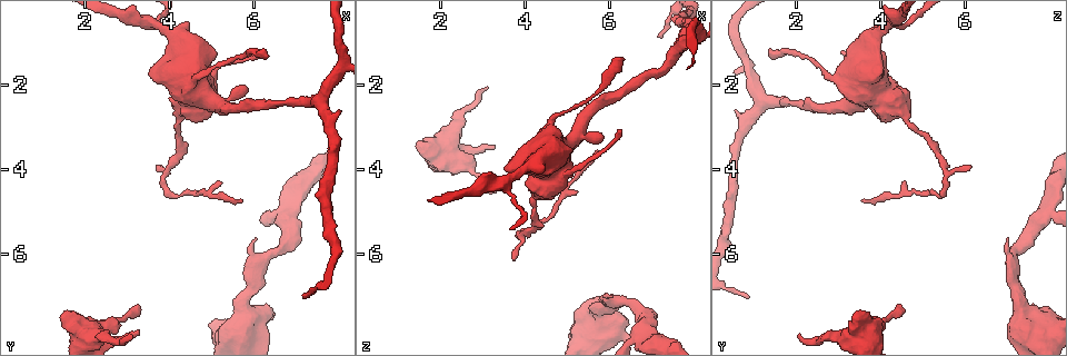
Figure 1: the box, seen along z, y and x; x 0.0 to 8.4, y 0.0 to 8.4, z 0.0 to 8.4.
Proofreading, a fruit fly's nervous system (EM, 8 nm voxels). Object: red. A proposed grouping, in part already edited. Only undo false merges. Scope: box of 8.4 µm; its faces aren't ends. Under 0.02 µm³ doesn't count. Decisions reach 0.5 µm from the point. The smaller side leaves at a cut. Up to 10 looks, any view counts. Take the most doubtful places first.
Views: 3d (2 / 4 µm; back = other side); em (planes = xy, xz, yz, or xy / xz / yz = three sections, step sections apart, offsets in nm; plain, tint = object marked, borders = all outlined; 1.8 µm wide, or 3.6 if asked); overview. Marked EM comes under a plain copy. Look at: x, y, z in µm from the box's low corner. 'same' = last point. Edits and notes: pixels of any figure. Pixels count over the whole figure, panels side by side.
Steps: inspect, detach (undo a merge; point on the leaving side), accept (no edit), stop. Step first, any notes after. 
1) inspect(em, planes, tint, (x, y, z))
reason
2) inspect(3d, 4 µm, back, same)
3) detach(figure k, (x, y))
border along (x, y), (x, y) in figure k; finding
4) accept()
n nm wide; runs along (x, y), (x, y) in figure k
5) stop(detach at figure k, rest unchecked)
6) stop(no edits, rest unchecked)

inspect(em, 3.6 µm, yz, step 8, tint, (3.85, 4.40, 5.55))

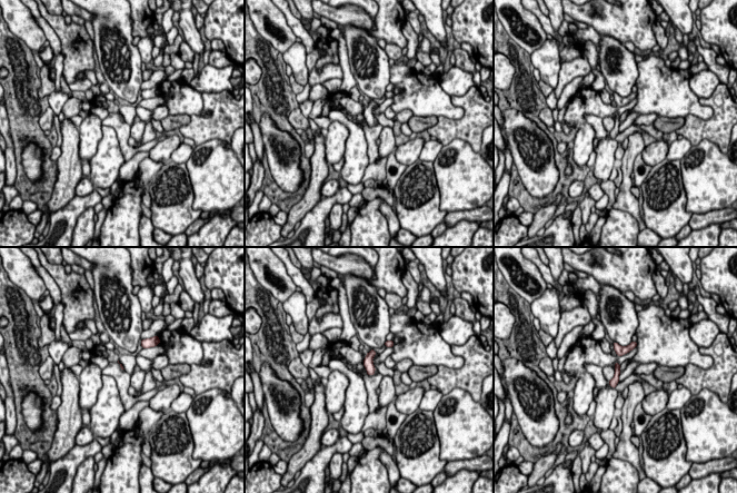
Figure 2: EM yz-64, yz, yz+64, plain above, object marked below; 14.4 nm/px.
inspect(em, 3.6 µm, planes, borders, same)

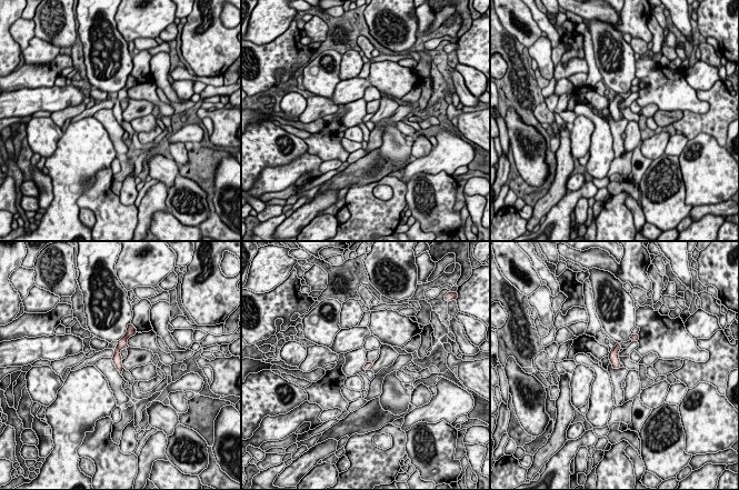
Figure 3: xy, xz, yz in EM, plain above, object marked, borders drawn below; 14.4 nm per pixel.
accept()
runs along (127, 336), (117, 350), (120, 369) in figure 3; all the same neuron

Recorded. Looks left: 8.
inspect(3d, 4 µm, back, (2.25, 7.70, 3.80))
sudden change in width

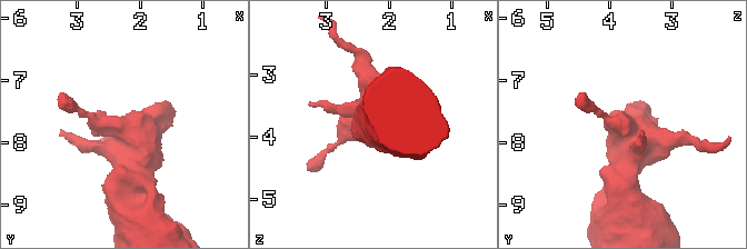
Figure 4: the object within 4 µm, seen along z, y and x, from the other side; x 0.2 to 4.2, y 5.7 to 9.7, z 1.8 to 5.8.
inspect(em, planes, borders, (2.30, 7.75, 3.80))

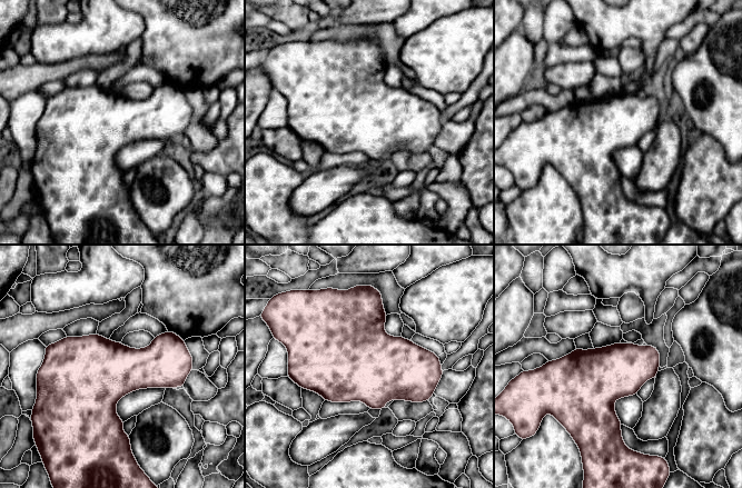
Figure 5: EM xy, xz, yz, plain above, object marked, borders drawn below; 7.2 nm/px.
accept()
one neuron here

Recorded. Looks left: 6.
inspect(em, yz, step 8, tint, (5.80, 1.35, 2.15))
calibre changes

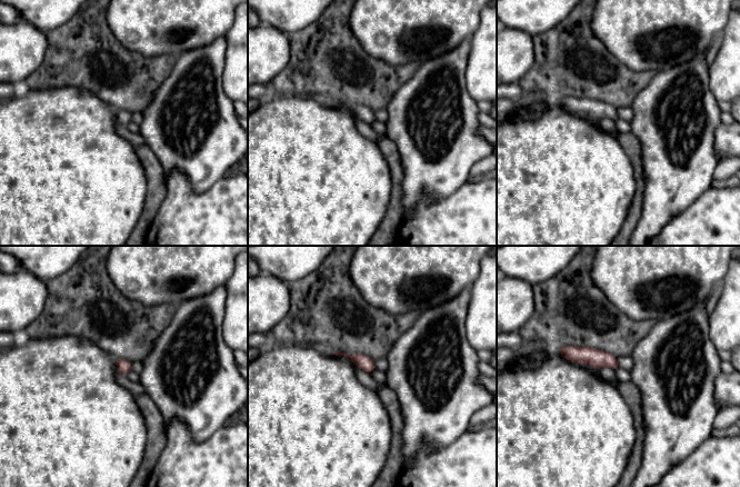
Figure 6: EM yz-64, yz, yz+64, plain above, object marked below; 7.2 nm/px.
inspect(em, planes, tint, same)
another direction

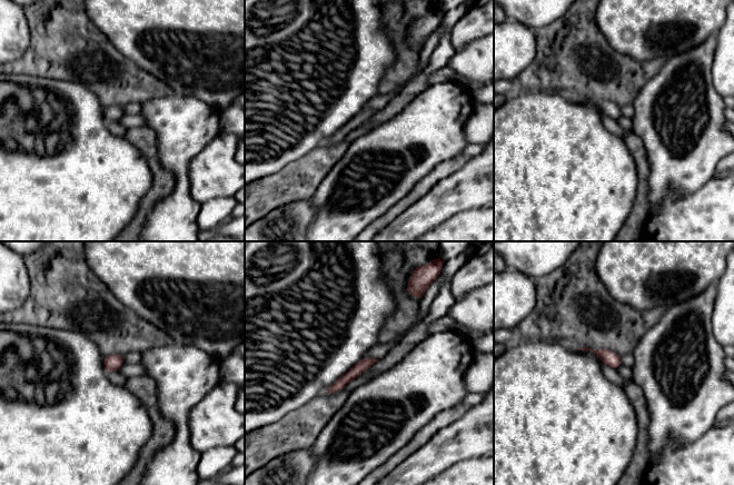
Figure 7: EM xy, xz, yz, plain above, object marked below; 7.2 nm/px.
accept()
80 nm wide; all the same neuron

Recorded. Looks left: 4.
inspect(3d, 4 µm, (6.80, 5.10, 7.85))
side arm on a straight run

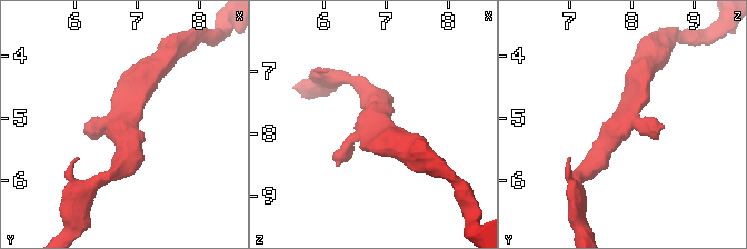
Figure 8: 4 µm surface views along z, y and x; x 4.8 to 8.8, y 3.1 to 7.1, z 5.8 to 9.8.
inspect(em, 3.6 µm, xz, step 4, tint, (6.80, 5.10, 7.80))
3 arms; arms of 220, 300, 340 nm

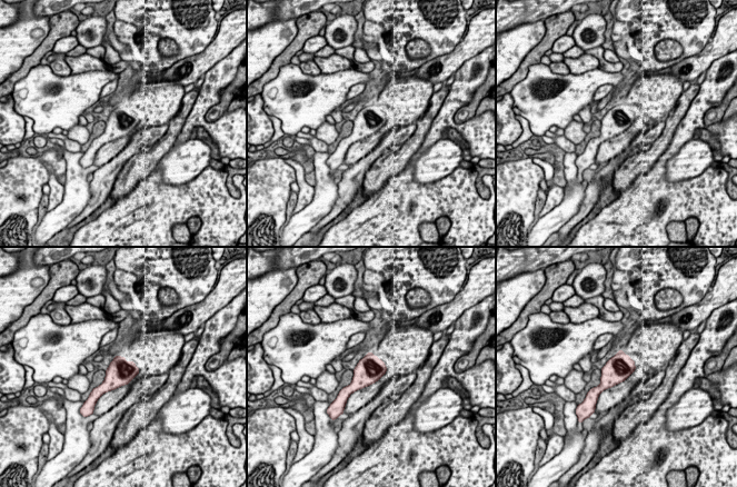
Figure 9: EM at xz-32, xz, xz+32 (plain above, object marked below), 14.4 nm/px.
inspect(em, 3.6 µm, planes, tint, same)
cut it another way

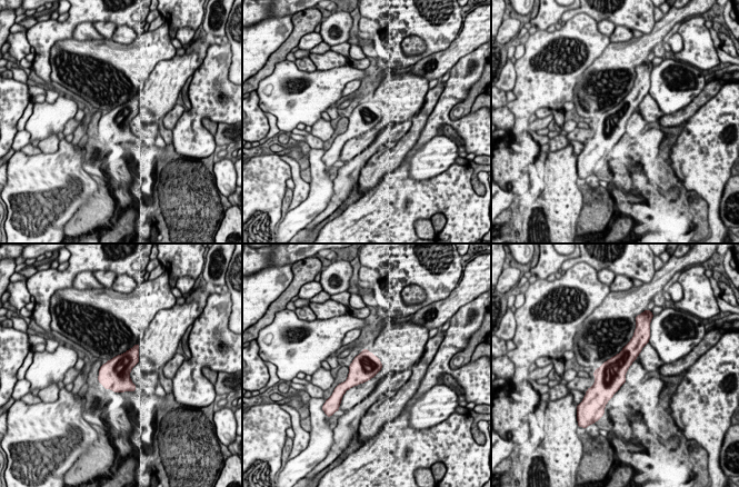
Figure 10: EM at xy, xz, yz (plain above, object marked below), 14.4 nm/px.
accept()
all the same neuron

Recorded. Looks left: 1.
stop(no edits, rest unchecked)

